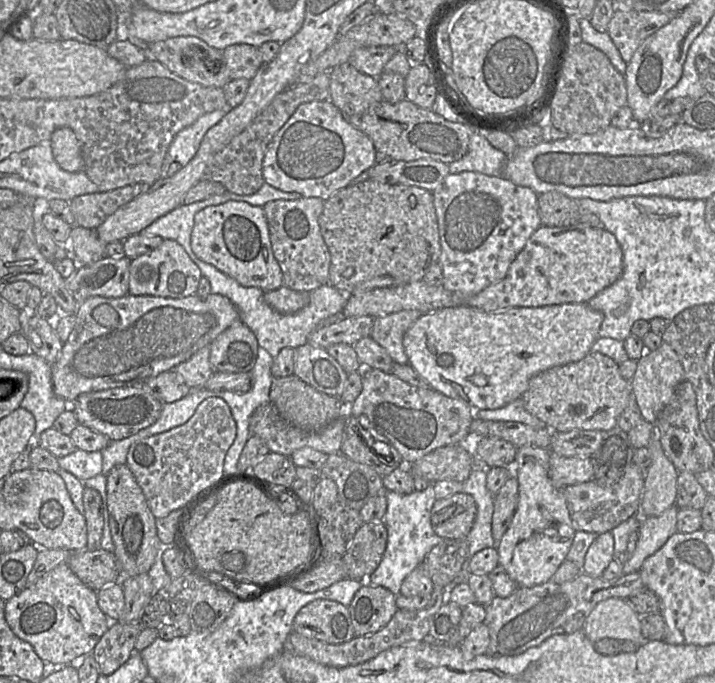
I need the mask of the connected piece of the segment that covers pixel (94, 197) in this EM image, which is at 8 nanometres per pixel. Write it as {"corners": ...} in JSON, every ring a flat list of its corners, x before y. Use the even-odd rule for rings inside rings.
{"corners":[[136,183,108,192,97,192,75,197,70,201,75,226,96,229,108,216,140,194,151,185]]}

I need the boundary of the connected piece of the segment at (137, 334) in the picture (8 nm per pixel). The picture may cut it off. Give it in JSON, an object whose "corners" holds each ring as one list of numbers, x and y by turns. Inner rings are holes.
{"corners":[[126,294,118,298,106,298,101,296,89,297,83,302,78,302,79,307,76,312,76,324,74,332,63,343,62,351,58,359,52,364,52,384,54,393,69,403,74,402,83,393,102,391,111,388,131,386,144,380,155,377,158,374,174,369,180,363,191,358,201,348,208,346,212,341,232,323,239,319,239,314,234,304,225,296,220,294,209,294,206,297,199,297,196,294,185,298,164,298,159,296,135,296]]}

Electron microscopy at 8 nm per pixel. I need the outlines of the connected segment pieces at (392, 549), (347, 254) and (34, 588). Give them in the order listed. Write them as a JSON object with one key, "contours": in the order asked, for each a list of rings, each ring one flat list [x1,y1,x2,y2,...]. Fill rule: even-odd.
{"contours":[[[430,483,424,491,413,491,400,494,385,490,387,510,382,522,387,529,387,544,379,566,366,579,358,580,362,586,381,586,393,594,400,595,404,579,423,562,429,551,442,543,445,538,438,536,431,524,431,511,436,501,434,483]],[[370,178,346,186,324,201,319,226,330,253,329,284,345,293,422,280,428,267,438,262,441,254,433,194,415,186,387,184]],[[66,562,5,601,5,619,13,633,28,642,36,654,51,667,76,664,93,649,110,628,111,619,100,609,97,591,86,586]]]}

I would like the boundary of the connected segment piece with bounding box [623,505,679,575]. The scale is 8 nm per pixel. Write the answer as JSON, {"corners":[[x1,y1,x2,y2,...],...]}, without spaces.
{"corners":[[674,505,658,516,644,518,640,523,636,548,623,565,623,574,638,572,644,561,656,553,677,530,677,512]]}

